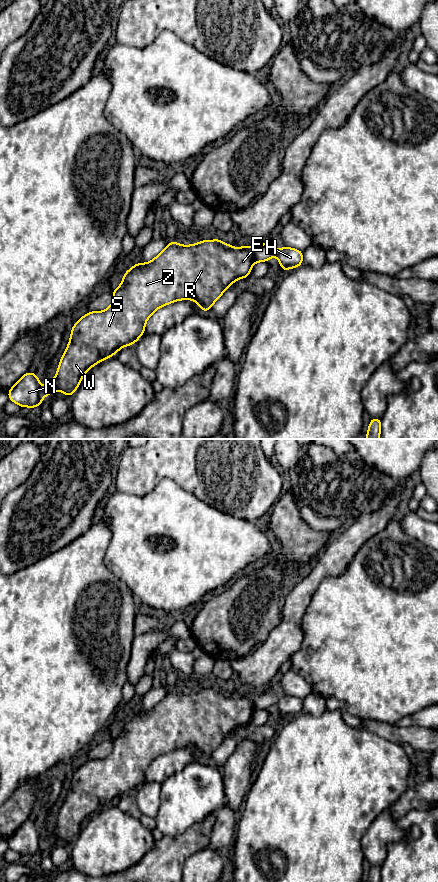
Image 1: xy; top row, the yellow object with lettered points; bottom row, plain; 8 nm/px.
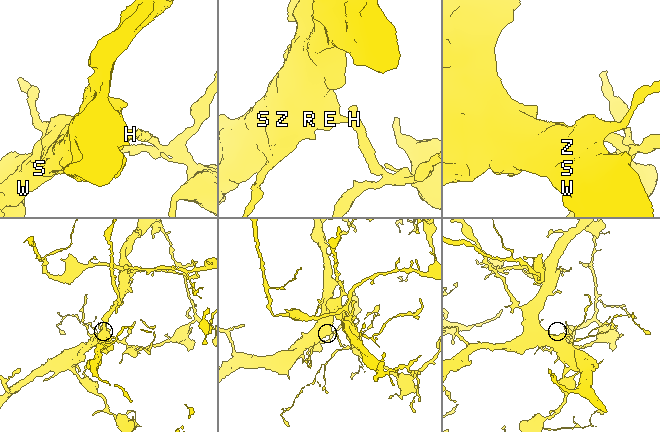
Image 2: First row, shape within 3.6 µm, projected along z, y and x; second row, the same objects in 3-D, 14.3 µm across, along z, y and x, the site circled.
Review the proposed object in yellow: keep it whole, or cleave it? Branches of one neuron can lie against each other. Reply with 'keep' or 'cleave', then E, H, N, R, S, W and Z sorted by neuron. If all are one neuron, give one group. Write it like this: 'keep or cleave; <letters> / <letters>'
cleave; E R S W Z / H N

